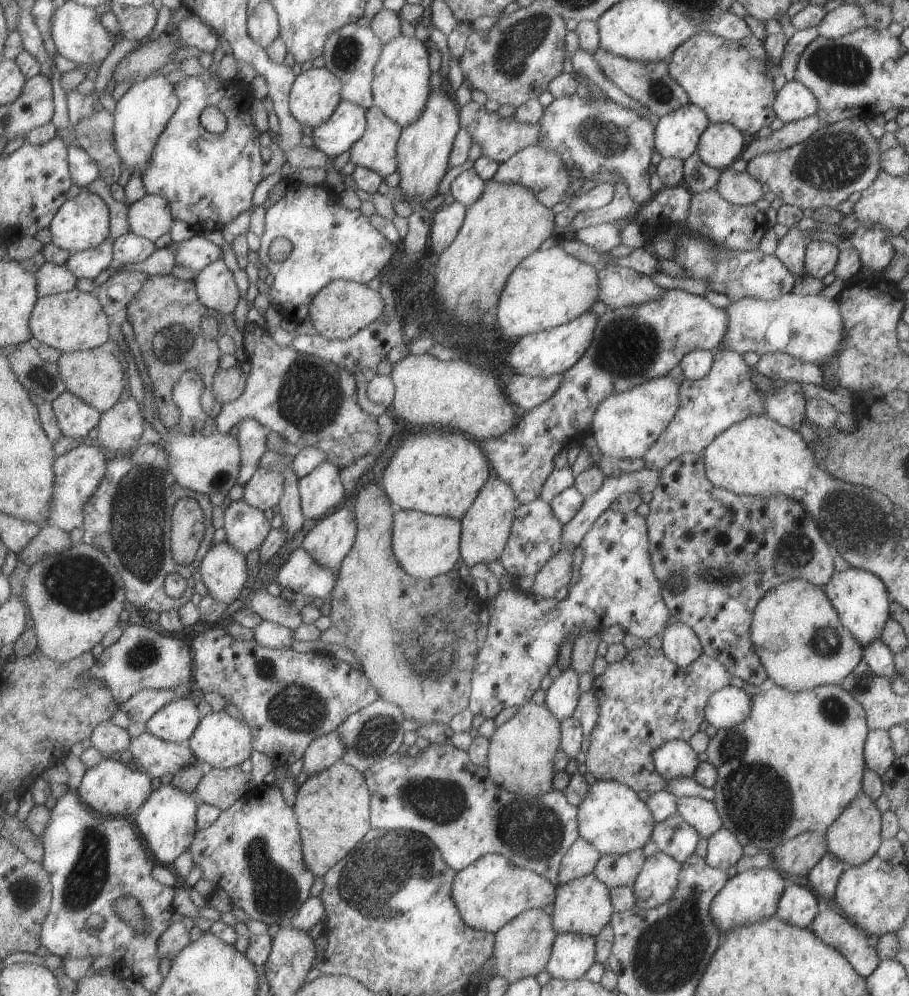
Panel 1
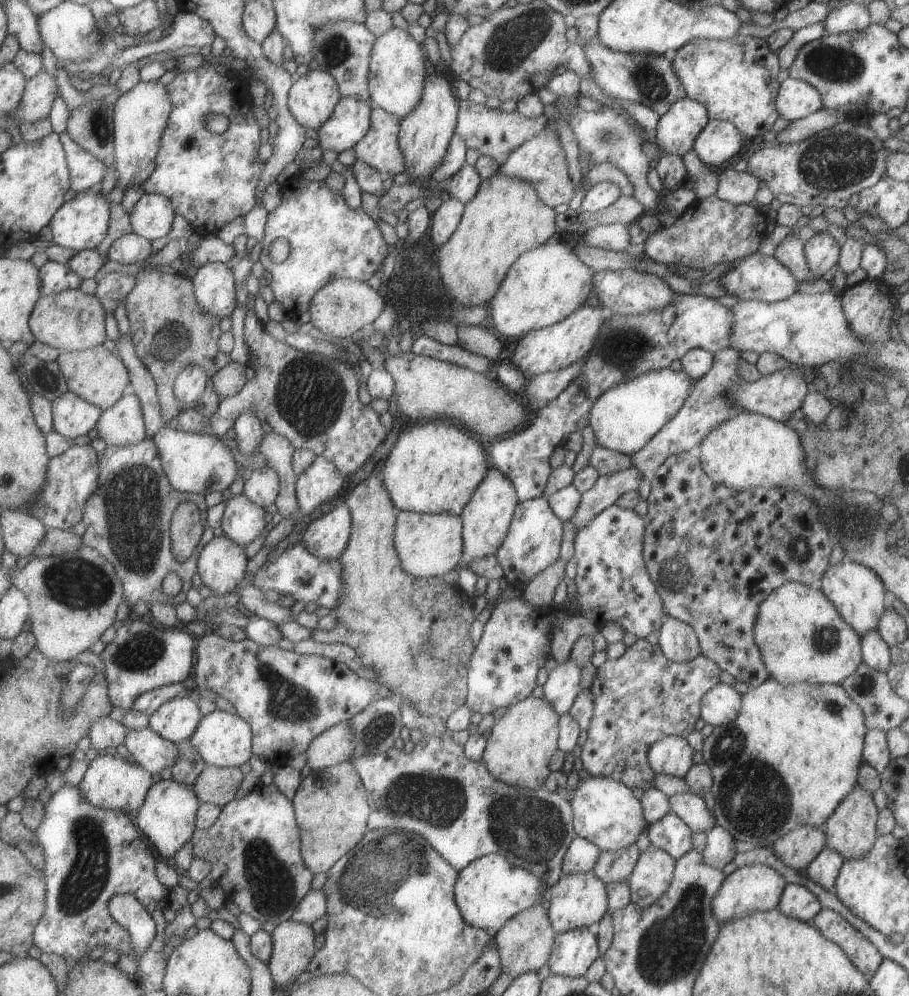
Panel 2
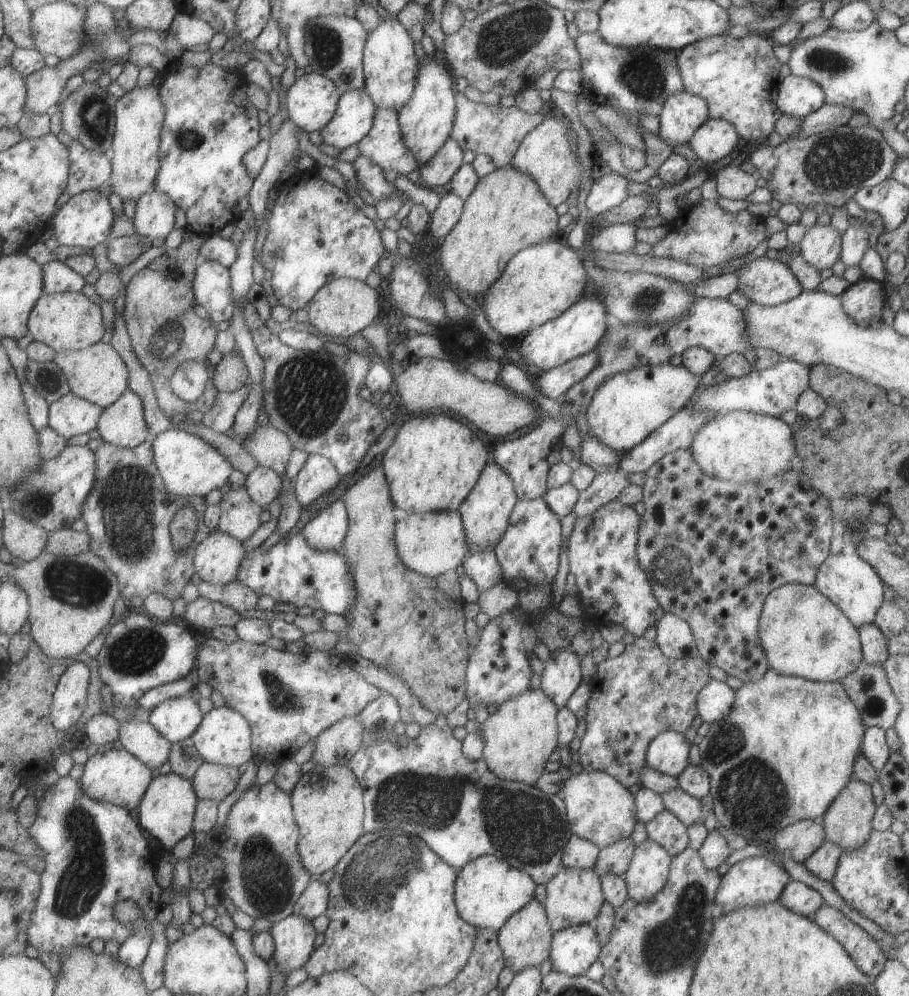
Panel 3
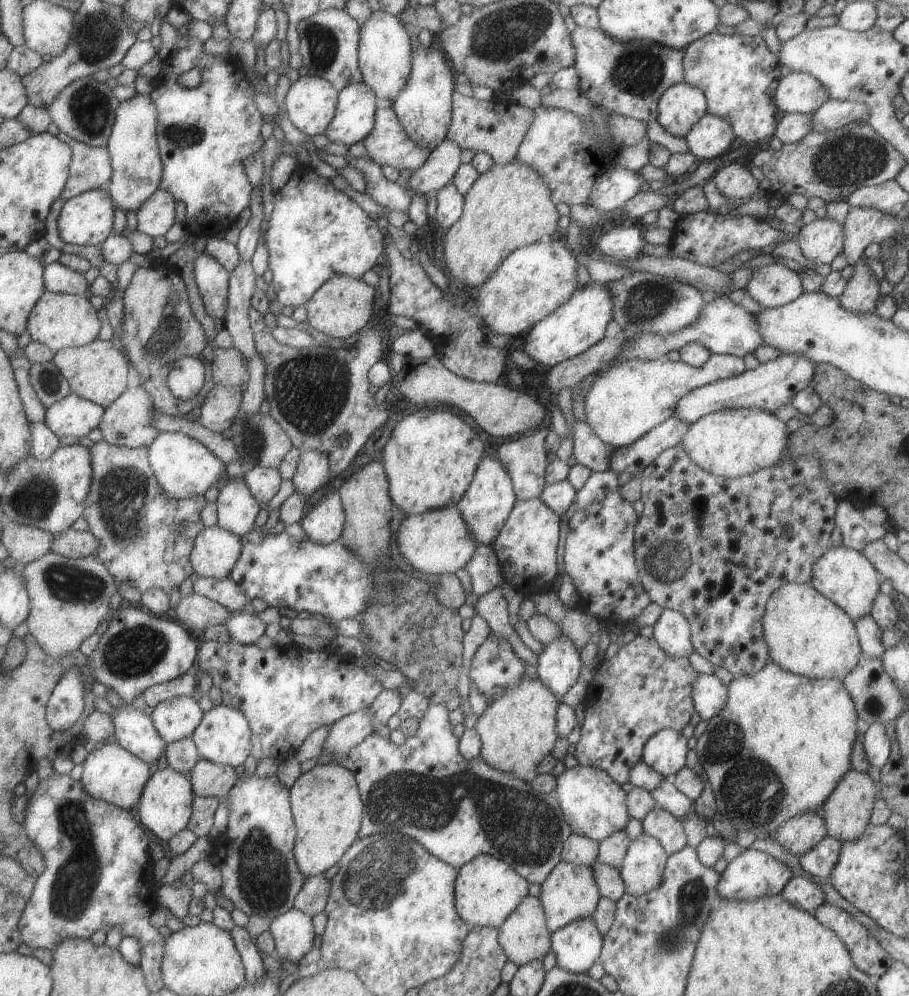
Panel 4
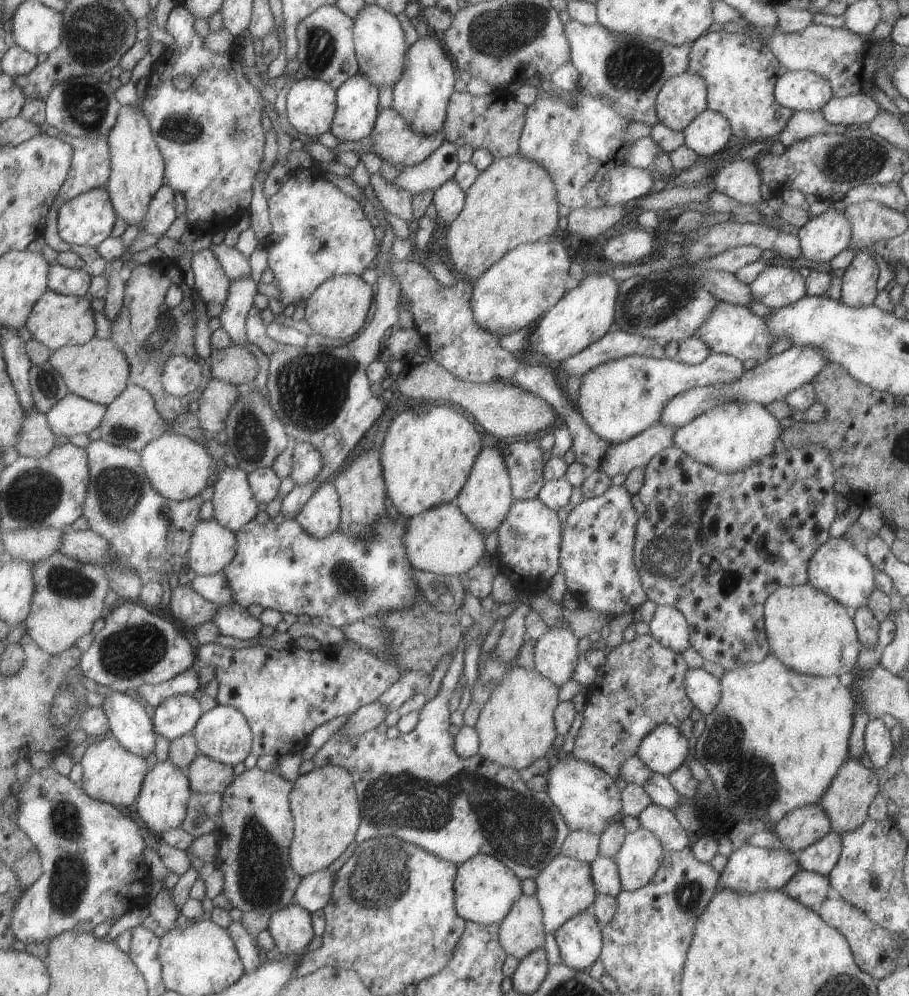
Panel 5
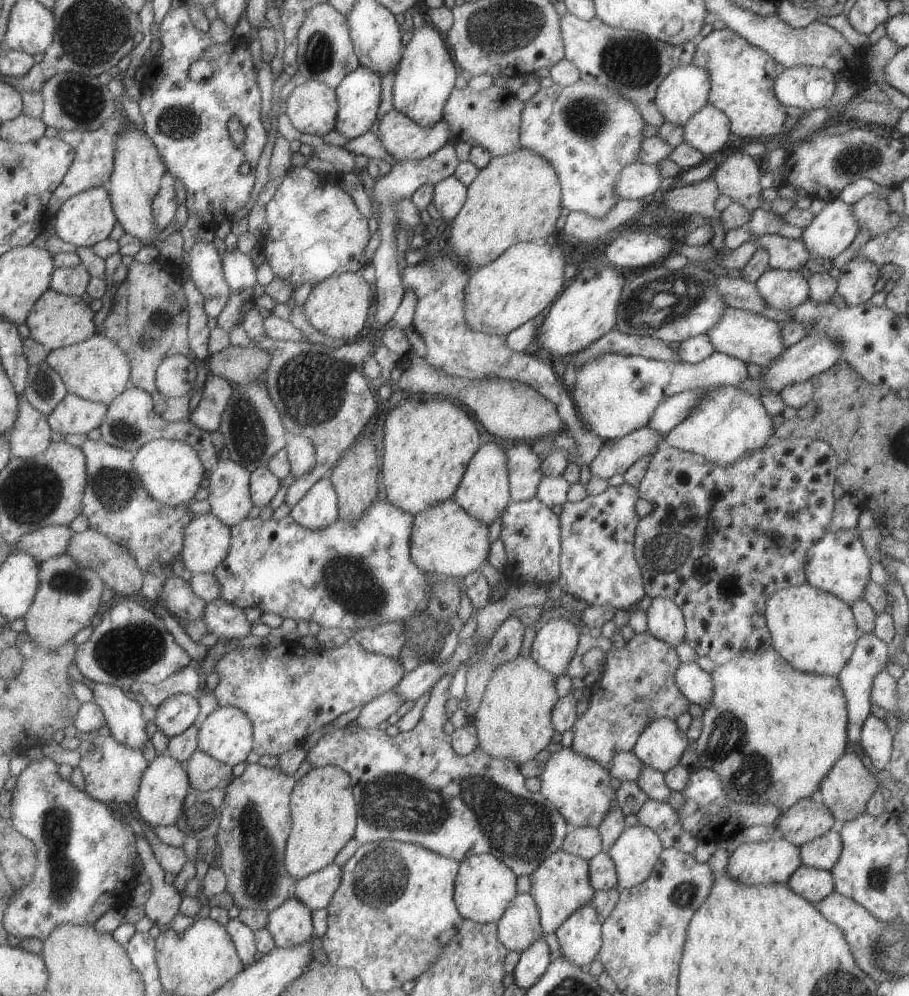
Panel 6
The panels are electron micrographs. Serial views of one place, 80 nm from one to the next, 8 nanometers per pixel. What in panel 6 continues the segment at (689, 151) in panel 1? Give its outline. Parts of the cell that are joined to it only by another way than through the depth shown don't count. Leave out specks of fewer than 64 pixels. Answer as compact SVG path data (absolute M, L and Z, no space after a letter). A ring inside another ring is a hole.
M693 63L687 66L675 67L665 75L665 78L656 88L654 98L657 110L666 123L682 126L693 116L703 105L706 105L709 92L710 80L706 70L701 70Z

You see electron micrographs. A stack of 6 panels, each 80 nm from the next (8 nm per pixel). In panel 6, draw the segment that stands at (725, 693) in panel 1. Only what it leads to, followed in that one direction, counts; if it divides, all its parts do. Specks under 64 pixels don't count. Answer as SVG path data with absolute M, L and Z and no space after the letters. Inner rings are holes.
M680 662L674 681L691 704L697 704L702 710L709 706L713 694L711 675L697 663Z

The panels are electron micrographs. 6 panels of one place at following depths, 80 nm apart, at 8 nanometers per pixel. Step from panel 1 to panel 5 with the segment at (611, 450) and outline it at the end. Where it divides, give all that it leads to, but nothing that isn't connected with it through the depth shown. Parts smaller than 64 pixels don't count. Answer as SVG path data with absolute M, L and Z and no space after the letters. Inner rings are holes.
M710 352L696 365L675 359L629 355L604 362L582 375L575 406L593 433L609 444L619 444L659 421L665 403L679 393L695 387L728 383L744 372L740 360L721 353Z

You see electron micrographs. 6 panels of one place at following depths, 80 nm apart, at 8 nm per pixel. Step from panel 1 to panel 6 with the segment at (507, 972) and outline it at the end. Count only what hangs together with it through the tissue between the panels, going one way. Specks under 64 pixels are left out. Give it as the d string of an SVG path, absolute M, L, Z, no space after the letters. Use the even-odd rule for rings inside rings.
M517 893L496 922L496 935L507 951L523 952L532 942L543 937L538 910L530 894Z

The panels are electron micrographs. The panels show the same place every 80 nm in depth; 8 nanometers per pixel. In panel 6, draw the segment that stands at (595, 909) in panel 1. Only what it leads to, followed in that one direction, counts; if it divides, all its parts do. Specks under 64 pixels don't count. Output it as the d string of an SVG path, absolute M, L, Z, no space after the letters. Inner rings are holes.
M560 848L550 854L530 874L530 895L535 901L543 935L553 933L574 910L587 905L592 899L594 888L589 882L588 861L563 852Z

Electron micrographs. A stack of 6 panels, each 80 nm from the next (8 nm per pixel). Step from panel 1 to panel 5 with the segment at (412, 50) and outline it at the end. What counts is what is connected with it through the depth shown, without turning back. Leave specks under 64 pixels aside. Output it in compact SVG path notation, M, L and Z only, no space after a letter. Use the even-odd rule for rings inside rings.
M375 4L365 5L354 18L353 25L354 53L359 73L365 75L378 90L383 86L392 86L401 78L406 67L406 50L408 49L395 15Z

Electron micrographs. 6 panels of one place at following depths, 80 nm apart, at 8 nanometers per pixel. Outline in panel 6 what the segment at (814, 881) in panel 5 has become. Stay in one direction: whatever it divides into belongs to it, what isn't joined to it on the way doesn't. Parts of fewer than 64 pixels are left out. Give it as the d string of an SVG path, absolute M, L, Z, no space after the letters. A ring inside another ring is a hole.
M803 865L793 871L786 885L795 894L815 905L834 890L830 871Z

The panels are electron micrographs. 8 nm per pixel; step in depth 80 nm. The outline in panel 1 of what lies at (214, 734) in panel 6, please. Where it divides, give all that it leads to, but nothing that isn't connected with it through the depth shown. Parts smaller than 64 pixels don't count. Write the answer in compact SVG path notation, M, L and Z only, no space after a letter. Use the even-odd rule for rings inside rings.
M225 711L213 712L203 717L196 733L189 739L188 745L193 749L197 759L220 769L241 766L247 758L252 758L253 751L256 749L252 728L248 723L229 716Z

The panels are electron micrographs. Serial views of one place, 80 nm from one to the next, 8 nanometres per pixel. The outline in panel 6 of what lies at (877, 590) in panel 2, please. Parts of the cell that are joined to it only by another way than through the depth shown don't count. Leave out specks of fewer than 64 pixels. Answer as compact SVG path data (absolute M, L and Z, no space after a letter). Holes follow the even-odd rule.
M850 530L827 531L805 553L804 571L806 582L819 590L840 598L851 606L856 600L864 598L865 585L869 579L870 558L861 544L860 537Z

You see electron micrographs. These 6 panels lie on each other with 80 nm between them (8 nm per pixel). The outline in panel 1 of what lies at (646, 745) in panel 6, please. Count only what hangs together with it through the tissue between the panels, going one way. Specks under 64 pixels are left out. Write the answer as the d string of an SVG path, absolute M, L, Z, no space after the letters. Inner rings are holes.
M670 740L652 752L657 774L665 780L692 777L699 760L688 741Z

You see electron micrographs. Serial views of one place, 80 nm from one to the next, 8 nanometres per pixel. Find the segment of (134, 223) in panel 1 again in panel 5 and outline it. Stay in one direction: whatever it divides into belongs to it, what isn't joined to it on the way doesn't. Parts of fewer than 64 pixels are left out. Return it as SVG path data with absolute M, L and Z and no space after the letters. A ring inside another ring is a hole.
M163 185L158 191L148 208L148 216L145 217L142 230L150 235L163 237L177 220L178 206L176 193L173 187Z

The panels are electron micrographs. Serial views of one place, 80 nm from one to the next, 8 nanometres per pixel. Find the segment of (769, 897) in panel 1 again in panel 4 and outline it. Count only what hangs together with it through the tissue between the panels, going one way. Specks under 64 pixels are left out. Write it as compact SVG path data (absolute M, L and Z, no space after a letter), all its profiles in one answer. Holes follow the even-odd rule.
M747 848L741 851L720 874L716 889L719 898L728 901L746 901L759 897L779 895L785 883L793 876L791 869L769 854Z

